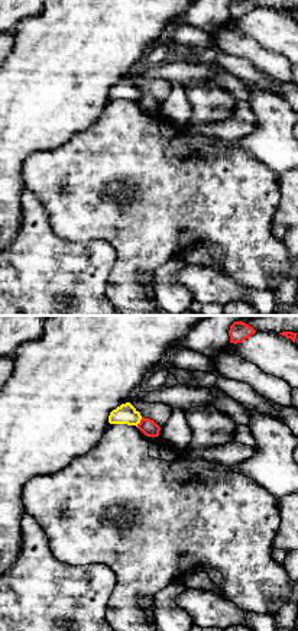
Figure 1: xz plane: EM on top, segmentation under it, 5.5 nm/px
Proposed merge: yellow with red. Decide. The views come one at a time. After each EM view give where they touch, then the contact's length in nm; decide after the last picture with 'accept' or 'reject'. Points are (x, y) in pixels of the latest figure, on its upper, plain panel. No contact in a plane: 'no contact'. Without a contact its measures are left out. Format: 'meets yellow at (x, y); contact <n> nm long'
meets yellow at (139, 97); contact 70 nm long

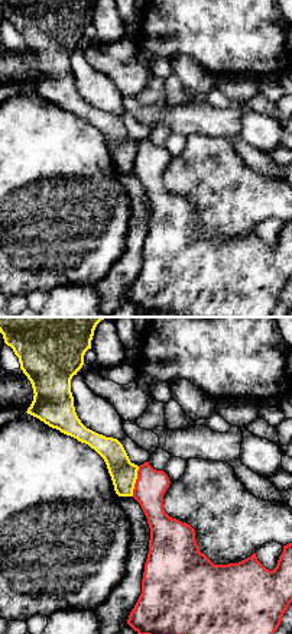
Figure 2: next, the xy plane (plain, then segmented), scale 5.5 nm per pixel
meets yellow at (135, 157); contact 170 nm long

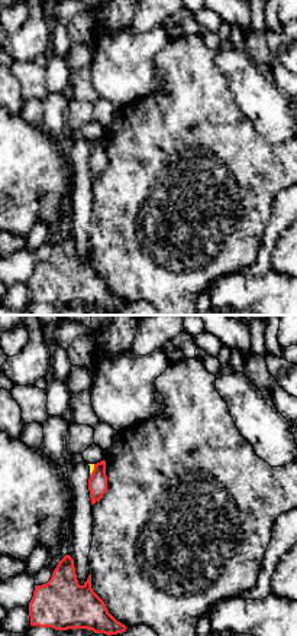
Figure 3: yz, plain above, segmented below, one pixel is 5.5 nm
meets yellow at (93, 145); contact 70 nm long

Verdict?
reject

